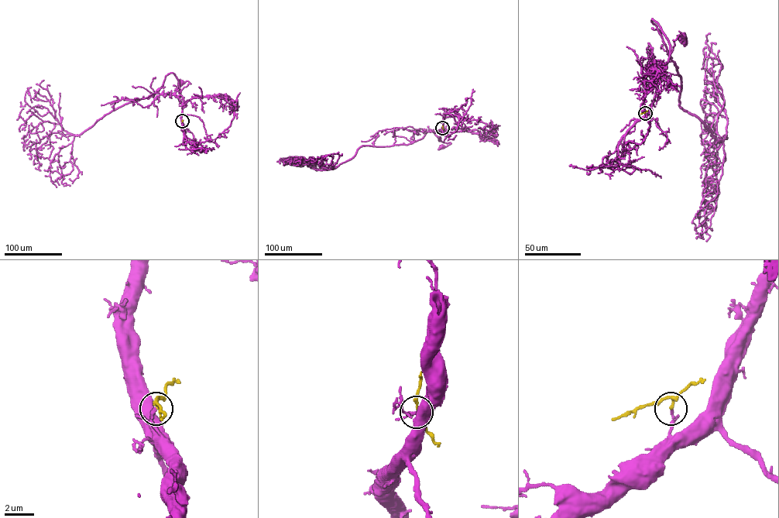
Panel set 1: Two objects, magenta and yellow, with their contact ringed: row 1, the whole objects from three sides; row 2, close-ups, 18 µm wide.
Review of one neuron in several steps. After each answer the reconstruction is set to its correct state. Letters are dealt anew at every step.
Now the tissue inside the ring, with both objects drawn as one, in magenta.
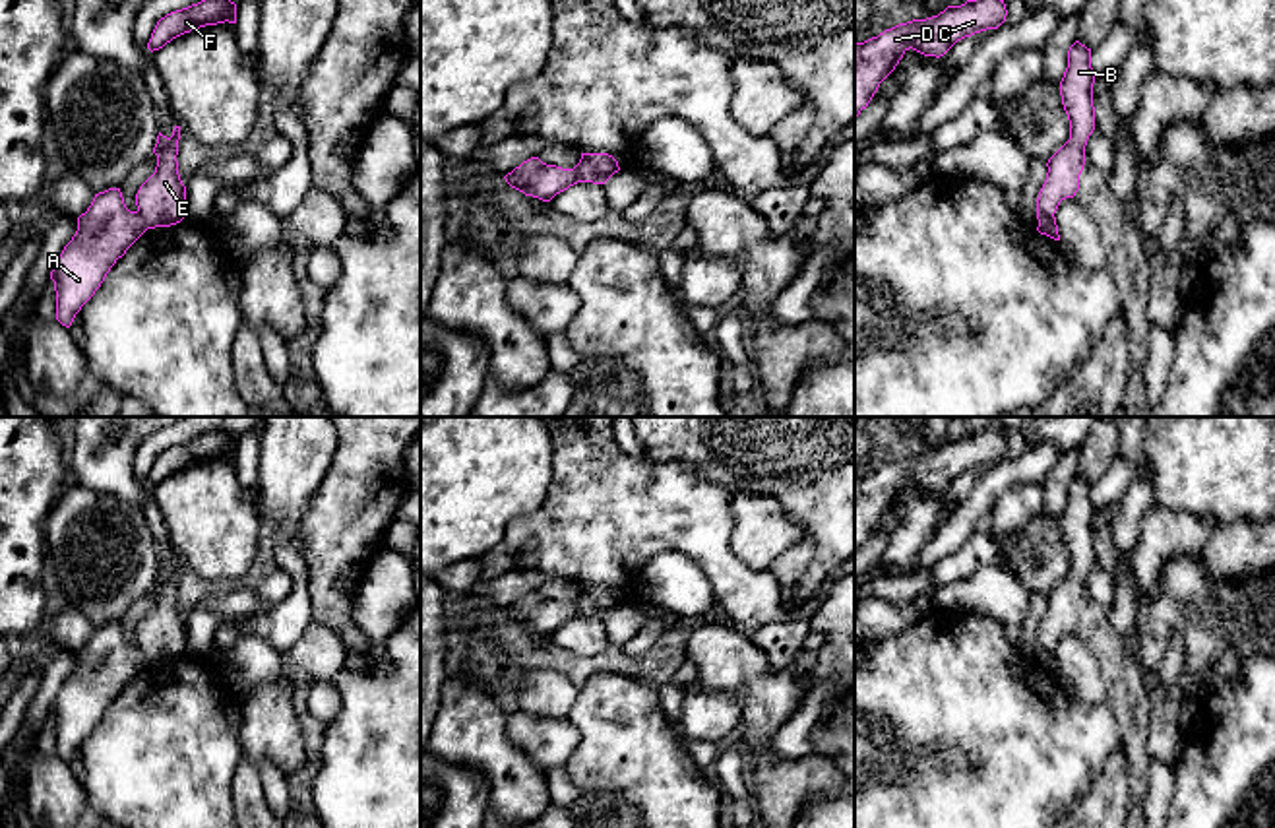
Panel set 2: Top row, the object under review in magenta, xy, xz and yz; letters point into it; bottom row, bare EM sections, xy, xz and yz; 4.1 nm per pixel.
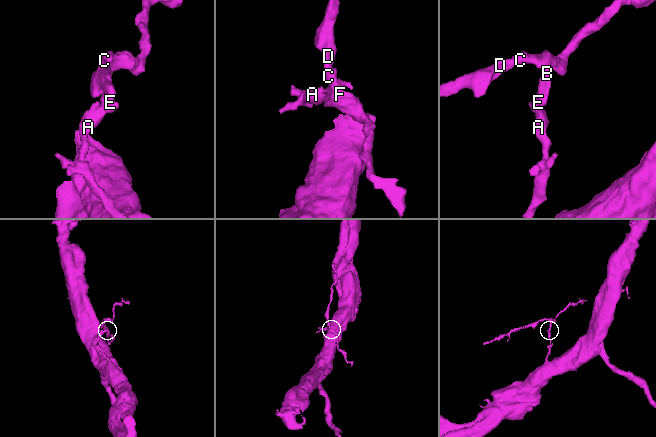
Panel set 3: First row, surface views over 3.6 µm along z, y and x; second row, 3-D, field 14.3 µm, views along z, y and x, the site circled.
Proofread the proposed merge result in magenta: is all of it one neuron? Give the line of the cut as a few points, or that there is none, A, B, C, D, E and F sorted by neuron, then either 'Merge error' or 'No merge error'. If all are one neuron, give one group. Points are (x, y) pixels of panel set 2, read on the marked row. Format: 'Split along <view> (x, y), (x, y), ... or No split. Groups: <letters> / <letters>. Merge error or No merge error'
Split along xy (136, 212), (148, 227). Groups: A / B C D E F. Merge error

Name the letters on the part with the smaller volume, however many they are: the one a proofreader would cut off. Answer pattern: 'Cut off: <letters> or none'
Cut off: B, C, D, E, F

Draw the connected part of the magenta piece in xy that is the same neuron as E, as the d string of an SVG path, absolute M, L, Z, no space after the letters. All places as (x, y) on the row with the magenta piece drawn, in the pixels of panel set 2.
M174 126L172 136L159 132L153 153L157 155L155 173L140 186L136 194L138 213L147 229L171 227L188 213L186 186L178 175L178 140L180 126Z

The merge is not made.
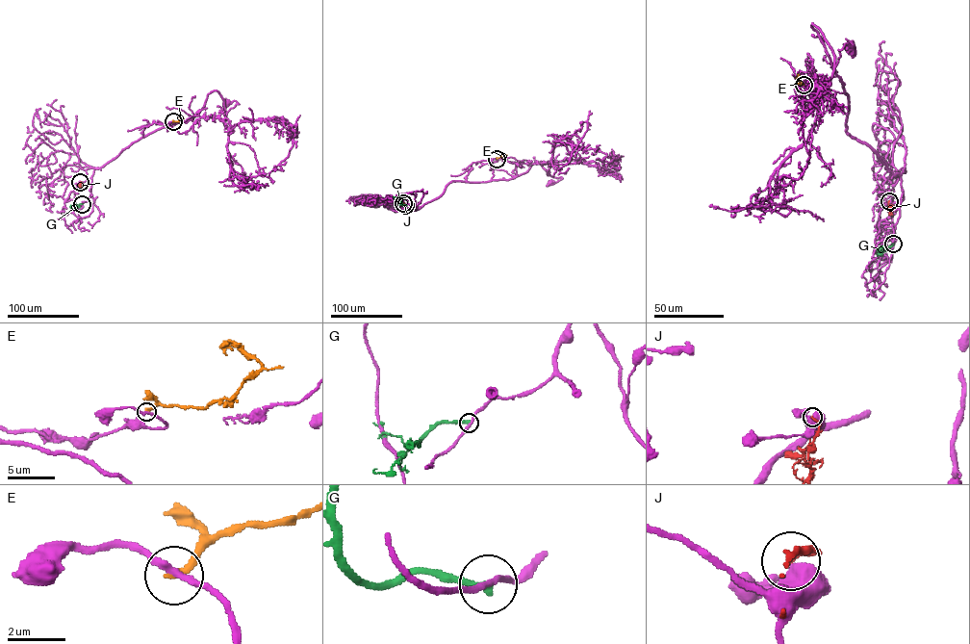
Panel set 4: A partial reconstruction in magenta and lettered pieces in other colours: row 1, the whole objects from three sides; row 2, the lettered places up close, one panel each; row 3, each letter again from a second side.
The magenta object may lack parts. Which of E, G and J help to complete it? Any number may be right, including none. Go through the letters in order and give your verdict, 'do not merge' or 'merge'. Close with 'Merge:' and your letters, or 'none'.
E: do not merge
G: do not merge
J: do not merge
Merge: none

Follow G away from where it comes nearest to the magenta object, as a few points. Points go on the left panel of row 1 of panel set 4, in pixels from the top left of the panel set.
G: (82, 204), (70, 208)

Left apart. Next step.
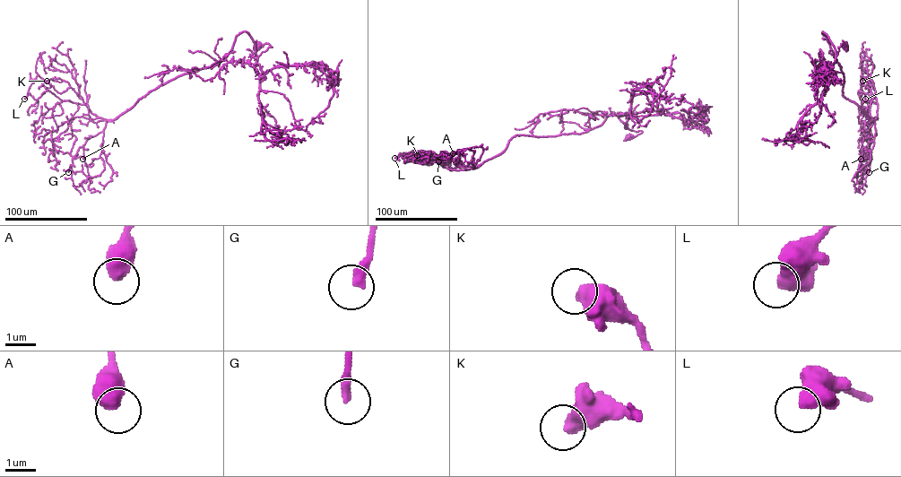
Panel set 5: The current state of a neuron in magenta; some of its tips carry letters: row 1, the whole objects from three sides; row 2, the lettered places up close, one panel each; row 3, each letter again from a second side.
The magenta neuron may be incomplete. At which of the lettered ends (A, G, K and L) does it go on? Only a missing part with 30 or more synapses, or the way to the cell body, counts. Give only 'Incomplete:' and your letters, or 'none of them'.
Incomplete: none of them

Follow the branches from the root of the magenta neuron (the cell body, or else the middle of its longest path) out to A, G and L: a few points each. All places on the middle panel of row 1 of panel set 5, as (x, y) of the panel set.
A: (629, 137), (642, 132), (609, 115), (580, 134), (515, 135), (472, 169), (459, 167), (443, 153), (453, 153)
G: (629, 137), (642, 132), (609, 115), (580, 134), (515, 135), (472, 169), (459, 167), (443, 151), (438, 161)
L: (629, 137), (642, 132), (609, 115), (580, 134), (515, 135), (474, 169), (450, 170), (413, 151), (394, 158)

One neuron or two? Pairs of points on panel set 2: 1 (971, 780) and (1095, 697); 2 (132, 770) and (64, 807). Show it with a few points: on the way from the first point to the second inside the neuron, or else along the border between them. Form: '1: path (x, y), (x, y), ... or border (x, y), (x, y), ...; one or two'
1: border (1058, 675), (1084, 702), (1105, 704); two
2: border (82, 784), (90, 807); two

